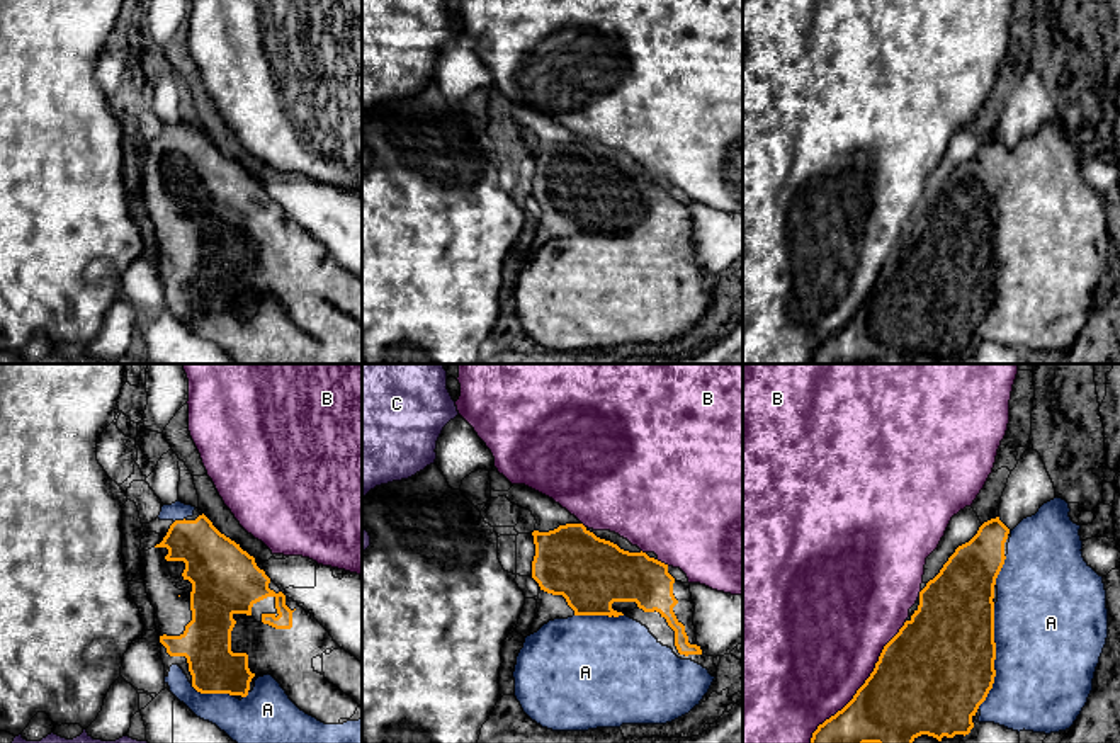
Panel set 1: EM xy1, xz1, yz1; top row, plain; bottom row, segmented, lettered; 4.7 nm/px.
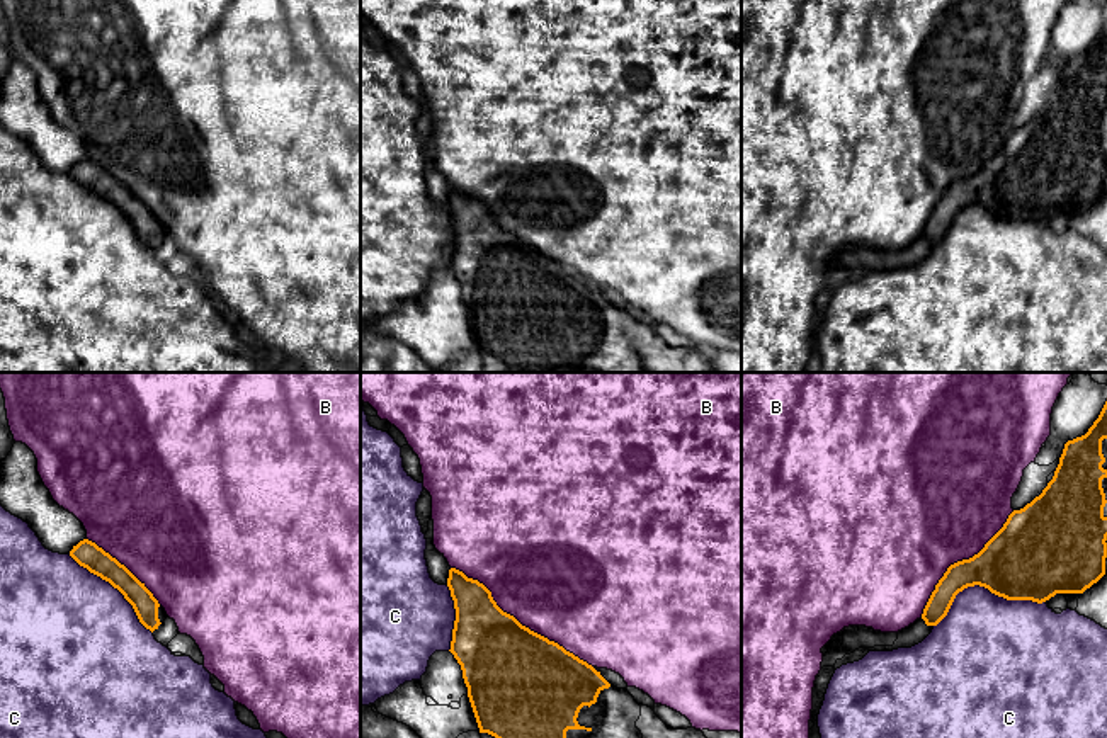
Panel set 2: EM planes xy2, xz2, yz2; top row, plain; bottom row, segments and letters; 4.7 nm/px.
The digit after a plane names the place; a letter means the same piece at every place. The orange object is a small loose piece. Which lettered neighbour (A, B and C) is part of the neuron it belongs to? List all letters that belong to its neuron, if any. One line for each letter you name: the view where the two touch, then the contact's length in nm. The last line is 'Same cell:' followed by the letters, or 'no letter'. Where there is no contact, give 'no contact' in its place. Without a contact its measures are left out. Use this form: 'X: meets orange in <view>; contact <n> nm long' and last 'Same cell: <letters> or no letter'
A: meets orange in yz1; contact 500 nm long
Same cell: A

